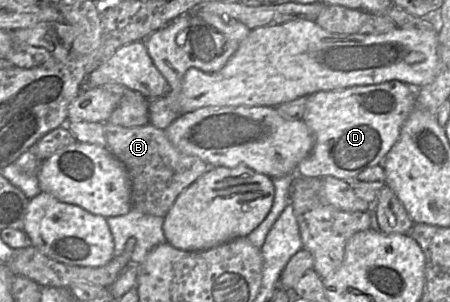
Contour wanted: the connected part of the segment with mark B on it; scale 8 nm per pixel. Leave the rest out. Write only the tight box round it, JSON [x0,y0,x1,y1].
[104,123,210,217]

